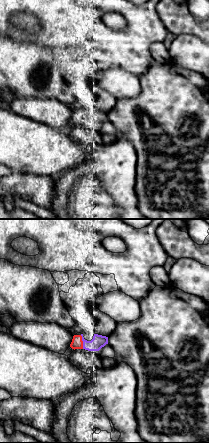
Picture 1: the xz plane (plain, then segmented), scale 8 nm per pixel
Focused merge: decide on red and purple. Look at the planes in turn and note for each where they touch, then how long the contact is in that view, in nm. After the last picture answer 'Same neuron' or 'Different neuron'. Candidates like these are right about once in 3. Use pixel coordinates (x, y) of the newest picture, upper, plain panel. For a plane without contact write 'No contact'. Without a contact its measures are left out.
Touches red at (82, 118). Shared border 110 nm

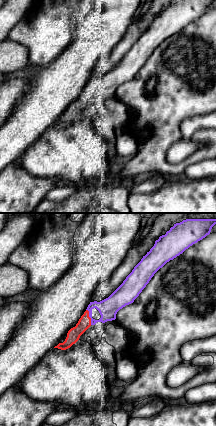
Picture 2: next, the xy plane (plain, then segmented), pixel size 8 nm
Touches red at (89, 93). Shared border 130 nm

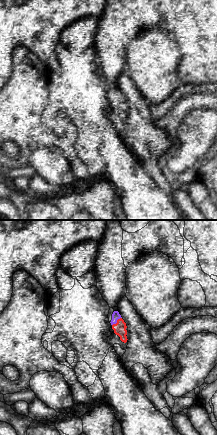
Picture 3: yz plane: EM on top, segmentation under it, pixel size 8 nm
Touches red at (117, 97). Shared border 100 nm

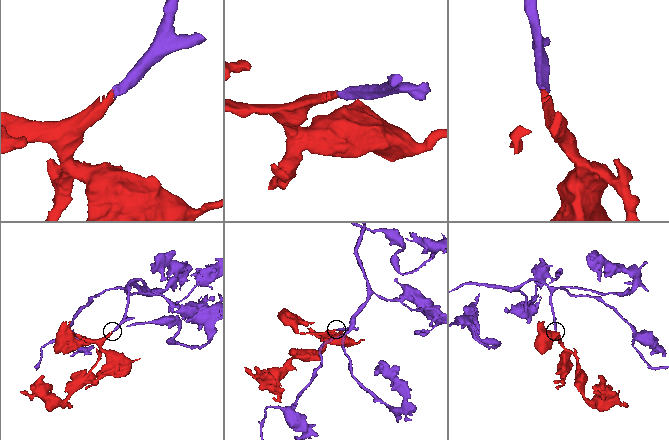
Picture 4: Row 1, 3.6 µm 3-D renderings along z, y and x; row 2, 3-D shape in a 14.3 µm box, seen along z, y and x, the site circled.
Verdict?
Same neuron

